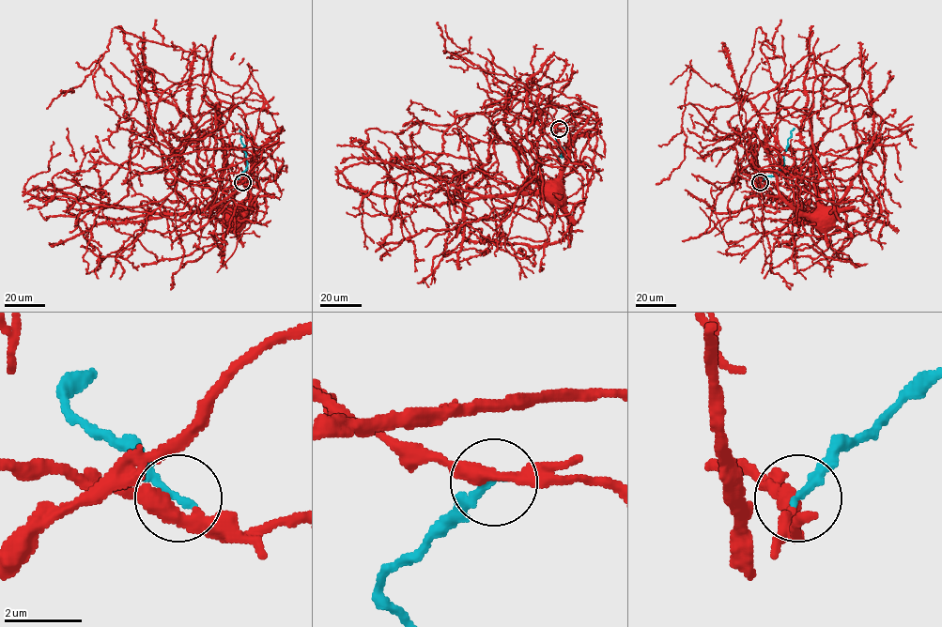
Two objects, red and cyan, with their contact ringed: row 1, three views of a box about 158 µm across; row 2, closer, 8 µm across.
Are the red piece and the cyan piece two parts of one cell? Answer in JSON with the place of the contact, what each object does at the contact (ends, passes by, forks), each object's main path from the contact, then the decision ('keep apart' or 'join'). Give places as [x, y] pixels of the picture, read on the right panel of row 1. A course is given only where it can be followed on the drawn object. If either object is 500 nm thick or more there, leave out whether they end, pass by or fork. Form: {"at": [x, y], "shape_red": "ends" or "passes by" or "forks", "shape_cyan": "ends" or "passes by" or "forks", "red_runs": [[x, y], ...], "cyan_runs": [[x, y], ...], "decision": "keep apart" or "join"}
{"at": [760, 182], "shape_red": "passes by", "shape_cyan": "ends", "red_runs": [[760, 182], [758, 187], [780, 204], [792, 191], [801, 168], [811, 160], [817, 206], [813, 220]], "cyan_runs": [[760, 182], [774, 175], [783, 165], [783, 153], [794, 128]], "decision": "keep apart"}

